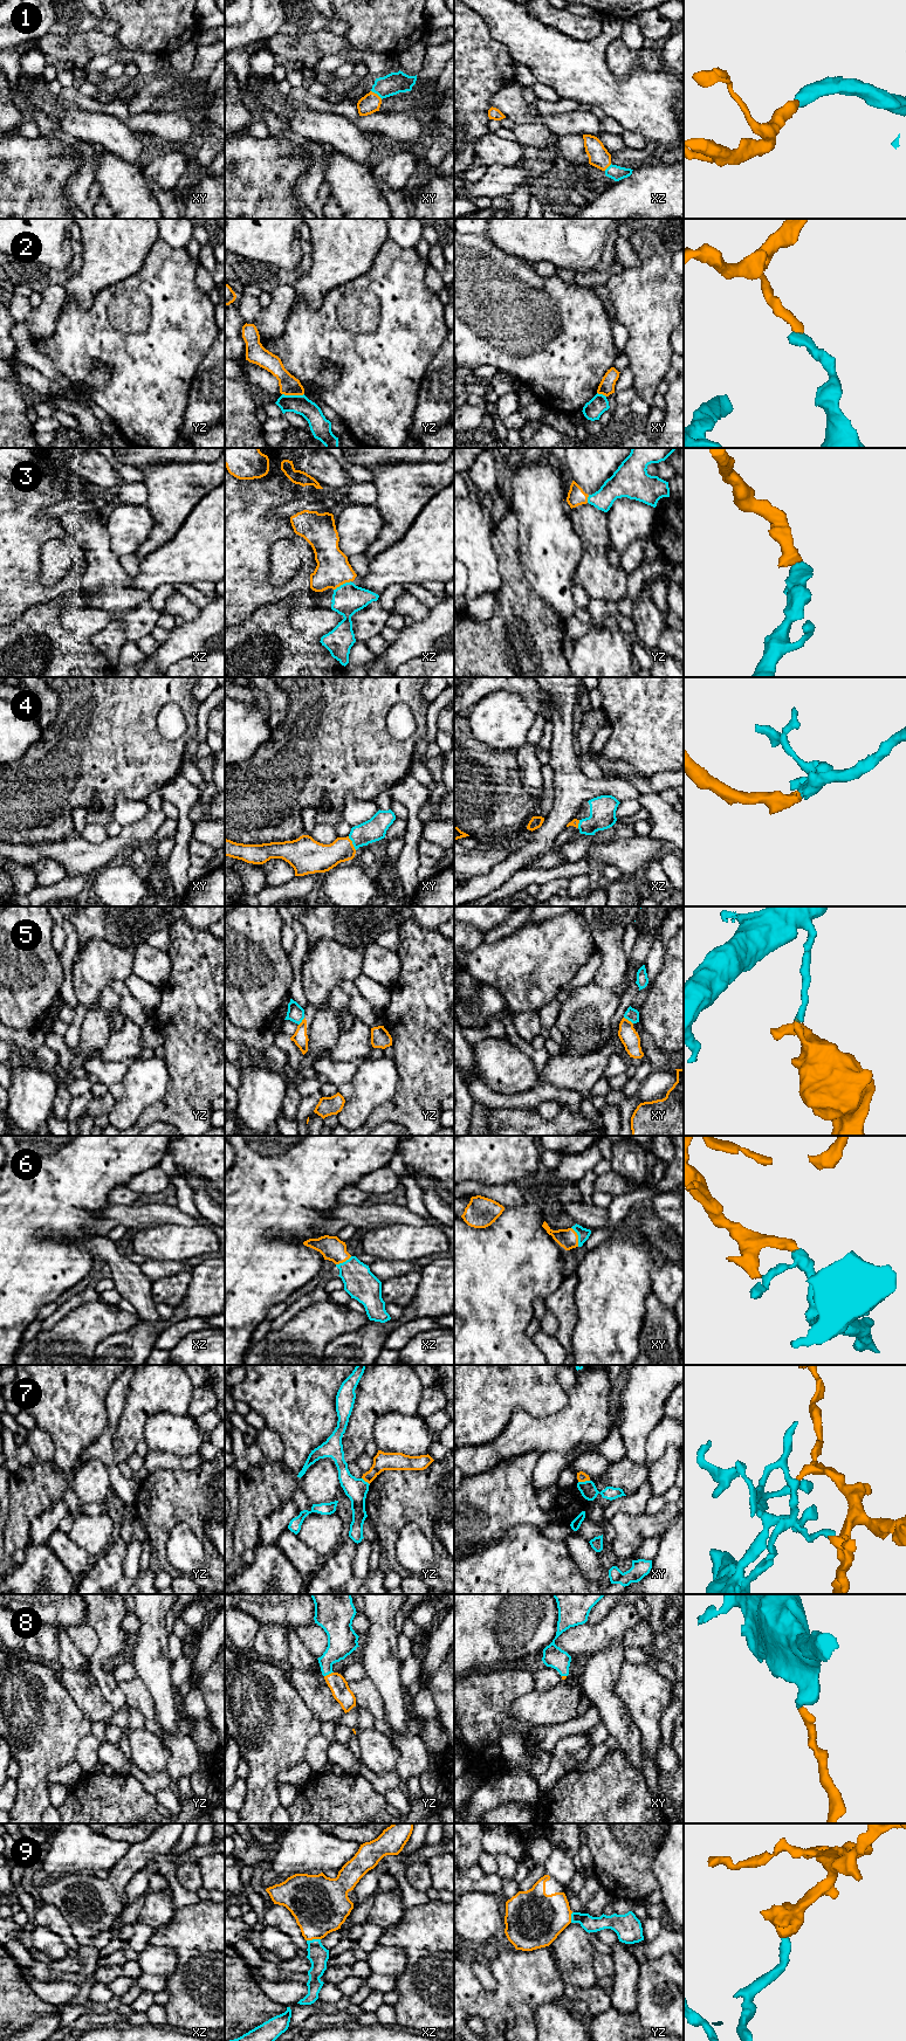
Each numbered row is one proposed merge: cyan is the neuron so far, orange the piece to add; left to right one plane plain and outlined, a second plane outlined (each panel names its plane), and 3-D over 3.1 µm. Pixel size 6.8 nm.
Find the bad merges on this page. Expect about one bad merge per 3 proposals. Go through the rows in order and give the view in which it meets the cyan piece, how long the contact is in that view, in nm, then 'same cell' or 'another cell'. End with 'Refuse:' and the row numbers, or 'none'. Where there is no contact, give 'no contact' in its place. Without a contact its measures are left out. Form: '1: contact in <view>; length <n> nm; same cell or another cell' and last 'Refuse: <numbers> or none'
1: contact in xy; length 100 nm; same cell
2: contact in yz; length 150 nm; another cell
3: contact in xz; length 140 nm; same cell
4: contact in xy; length 110 nm; same cell
5: contact in xy; length 80 nm; another cell
6: contact in xy; length 140 nm; same cell
7: contact in xy; length 80 nm; another cell
8: contact in yz; length 70 nm; same cell
9: contact in xz; length 100 nm; same cell
Refuse: 2, 5, 7

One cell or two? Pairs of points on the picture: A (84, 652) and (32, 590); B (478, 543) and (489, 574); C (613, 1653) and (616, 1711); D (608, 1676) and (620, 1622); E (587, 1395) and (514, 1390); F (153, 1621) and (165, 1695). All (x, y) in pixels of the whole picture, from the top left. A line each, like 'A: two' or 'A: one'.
A: two
B: one
C: one
D: two
E: two
F: one

